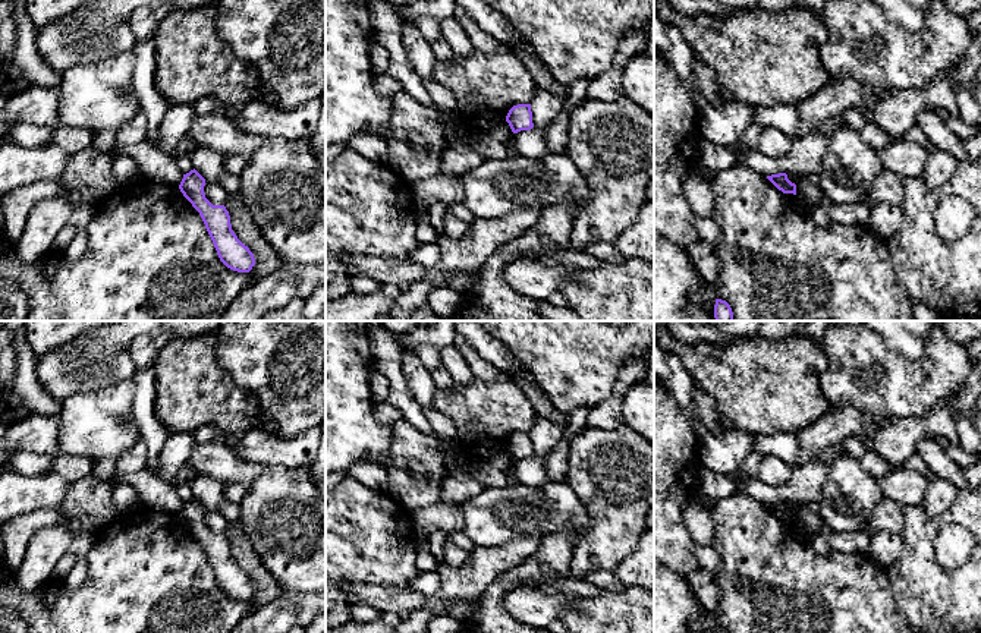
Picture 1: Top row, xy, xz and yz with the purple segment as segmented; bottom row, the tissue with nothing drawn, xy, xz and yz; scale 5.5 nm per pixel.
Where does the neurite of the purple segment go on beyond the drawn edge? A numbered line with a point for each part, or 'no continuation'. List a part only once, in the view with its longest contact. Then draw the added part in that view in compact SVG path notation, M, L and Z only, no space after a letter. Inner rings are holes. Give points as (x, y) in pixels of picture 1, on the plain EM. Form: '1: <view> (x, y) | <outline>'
no continuation

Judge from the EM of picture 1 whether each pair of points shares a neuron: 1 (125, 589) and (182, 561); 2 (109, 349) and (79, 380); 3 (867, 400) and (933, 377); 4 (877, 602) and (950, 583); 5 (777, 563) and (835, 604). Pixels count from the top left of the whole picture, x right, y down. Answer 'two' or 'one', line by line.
1: one
2: one
3: one
4: two
5: one

